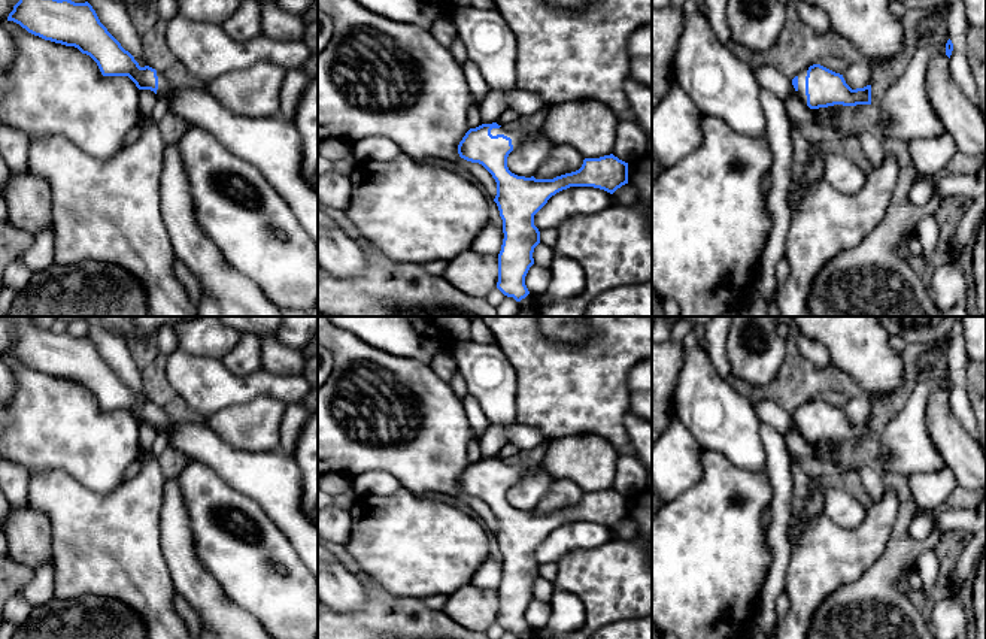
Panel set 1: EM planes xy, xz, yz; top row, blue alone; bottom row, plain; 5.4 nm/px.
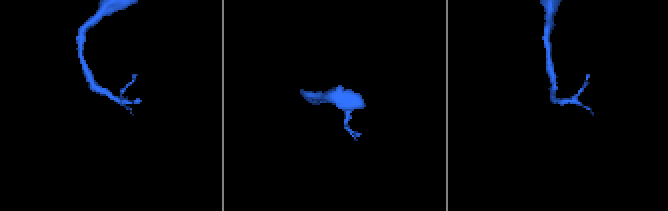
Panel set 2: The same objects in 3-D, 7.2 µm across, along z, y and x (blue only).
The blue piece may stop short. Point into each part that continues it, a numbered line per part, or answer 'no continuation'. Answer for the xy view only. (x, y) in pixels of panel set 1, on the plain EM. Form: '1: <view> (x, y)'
1: xy (273, 479)

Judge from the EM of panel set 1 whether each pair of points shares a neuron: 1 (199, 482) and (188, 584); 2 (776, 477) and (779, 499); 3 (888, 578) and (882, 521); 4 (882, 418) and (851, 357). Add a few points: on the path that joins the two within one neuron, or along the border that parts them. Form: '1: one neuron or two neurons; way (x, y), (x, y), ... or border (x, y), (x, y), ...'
1: two neurons; border (184, 503), (196, 556), (208, 569)
2: one neuron; way (779, 482), (779, 493)
3: two neurons; border (897, 518), (883, 554), (861, 577)
4: two neurons; border (904, 381), (889, 399), (874, 402)

